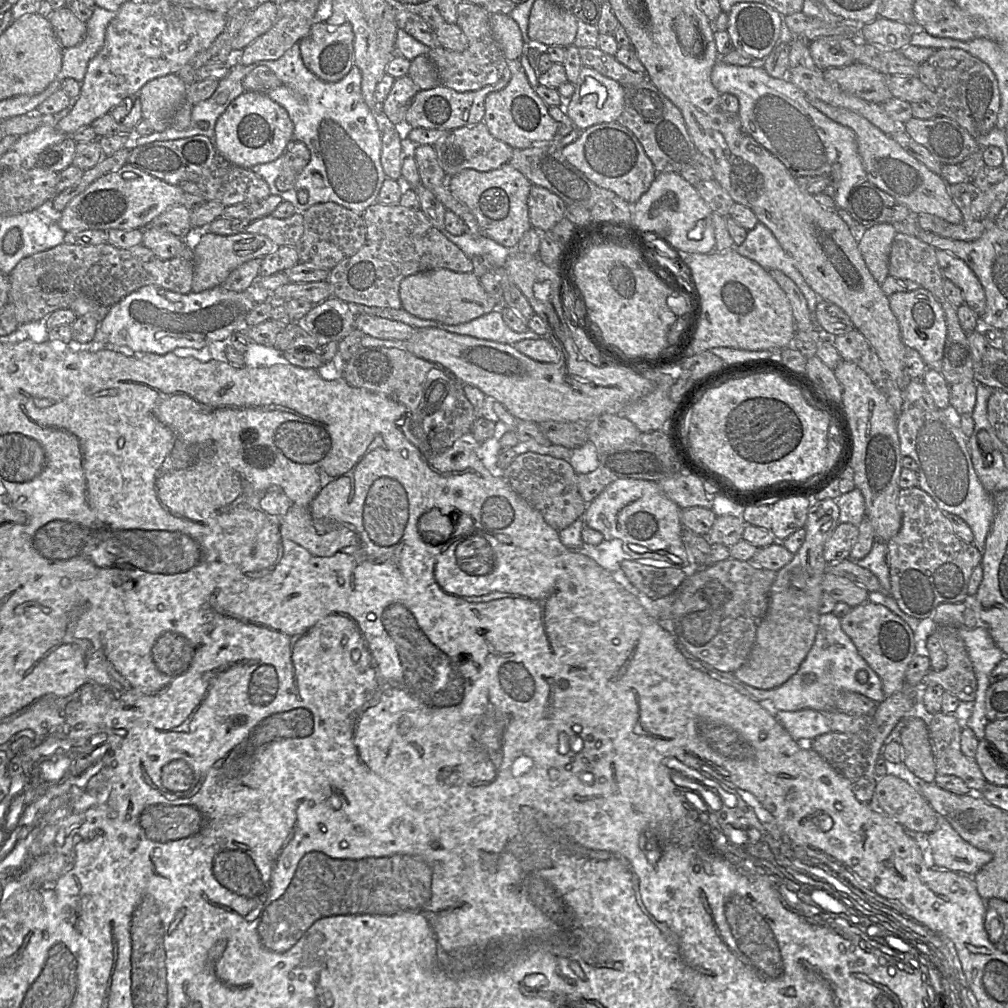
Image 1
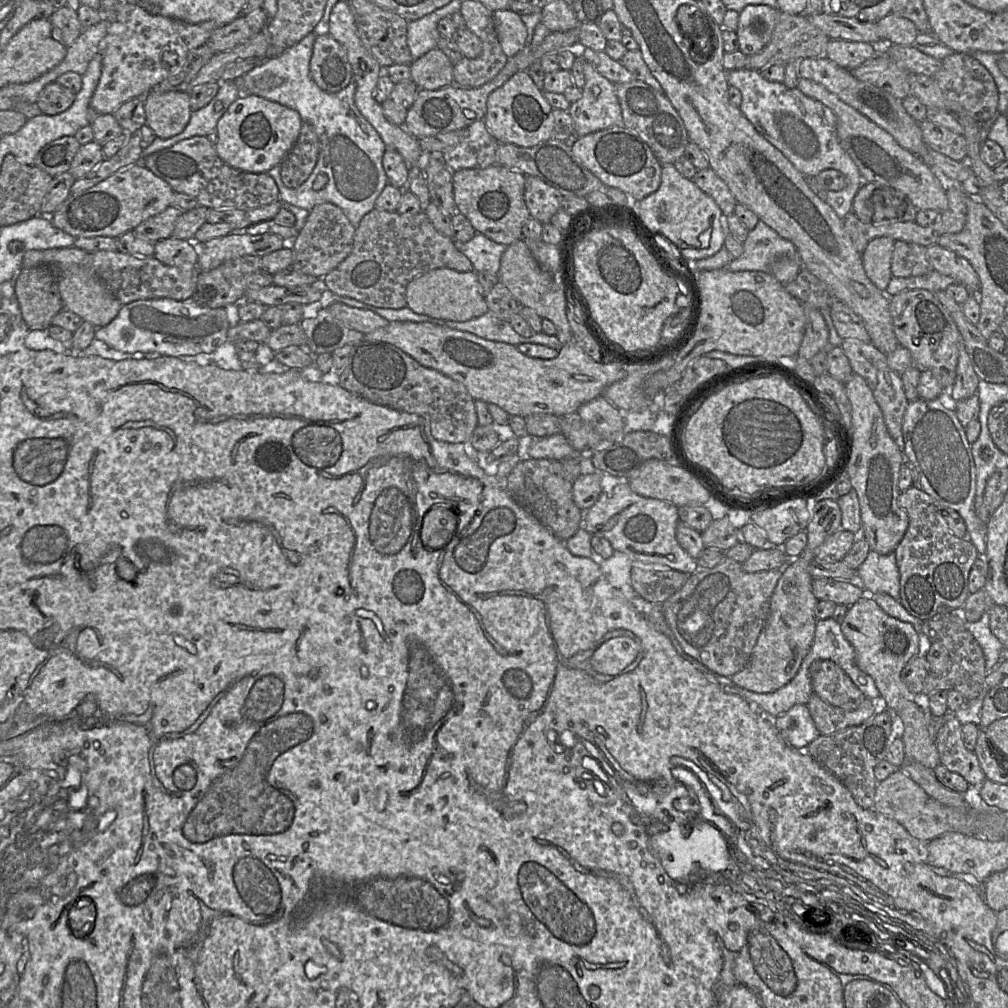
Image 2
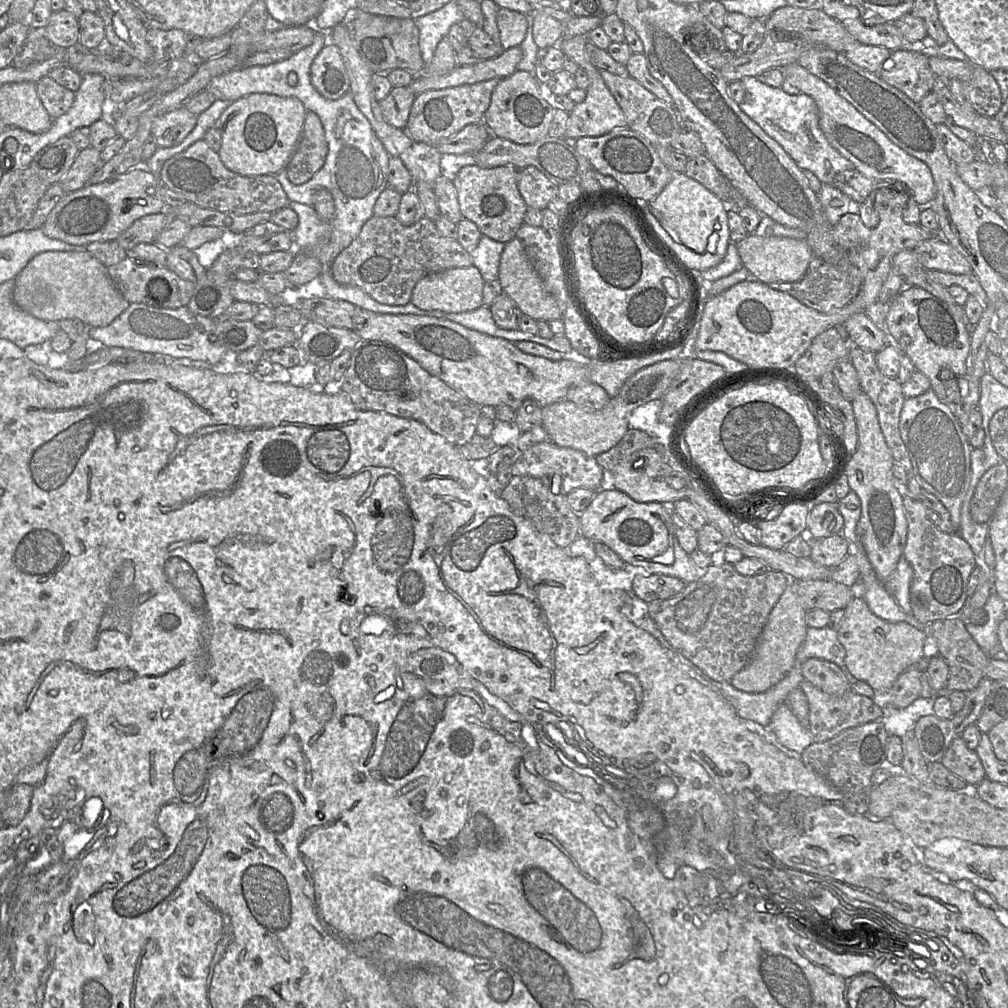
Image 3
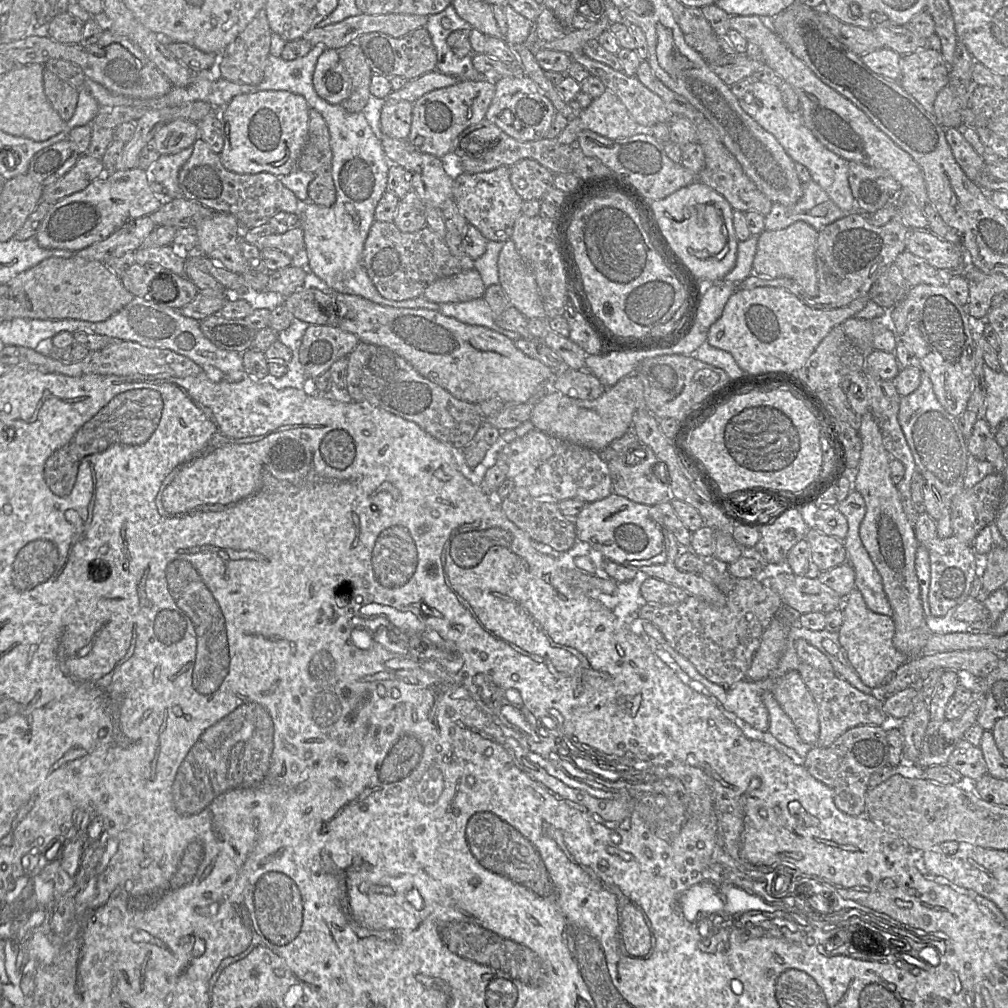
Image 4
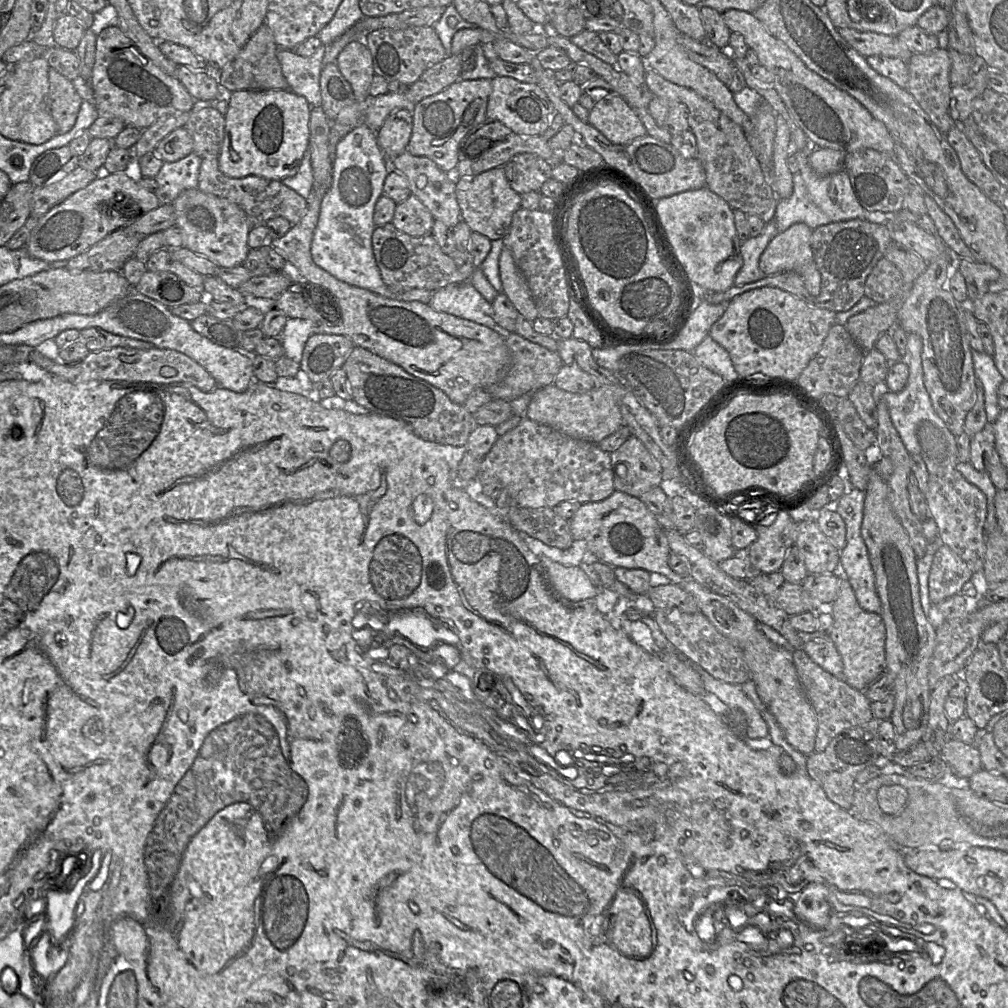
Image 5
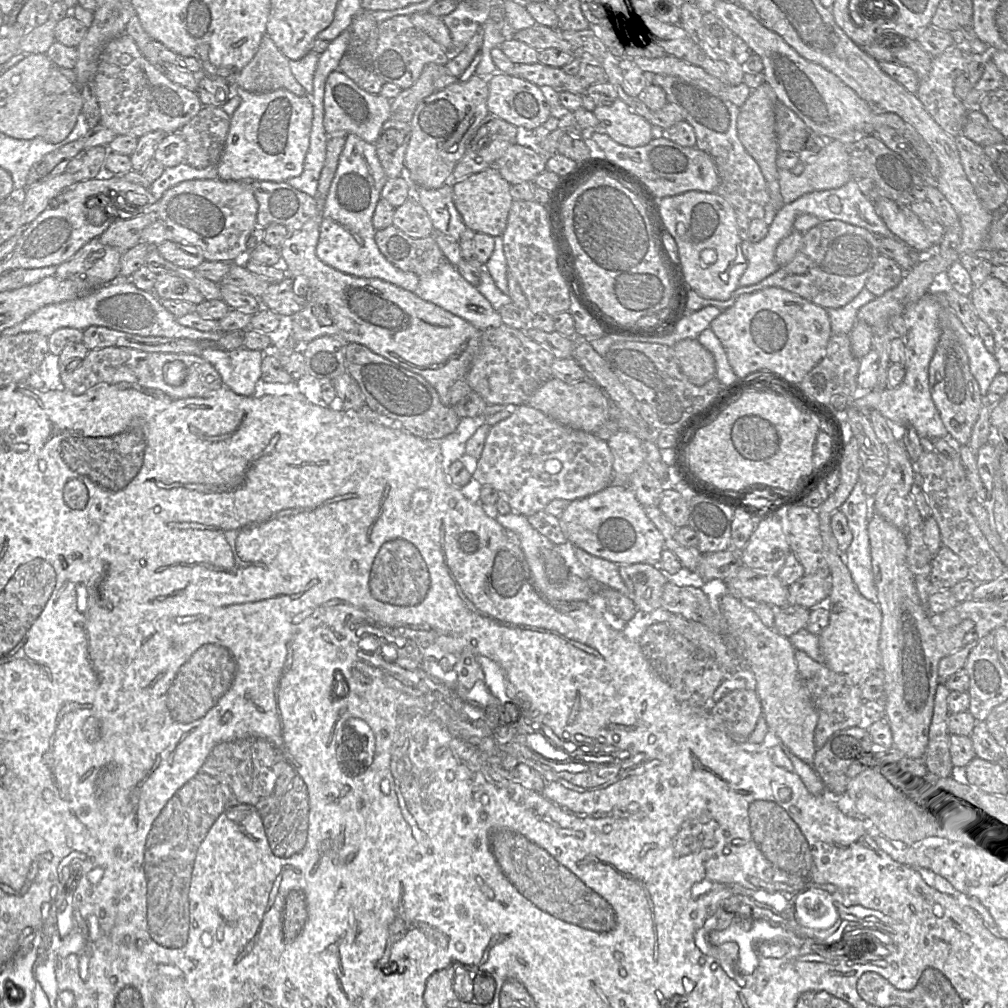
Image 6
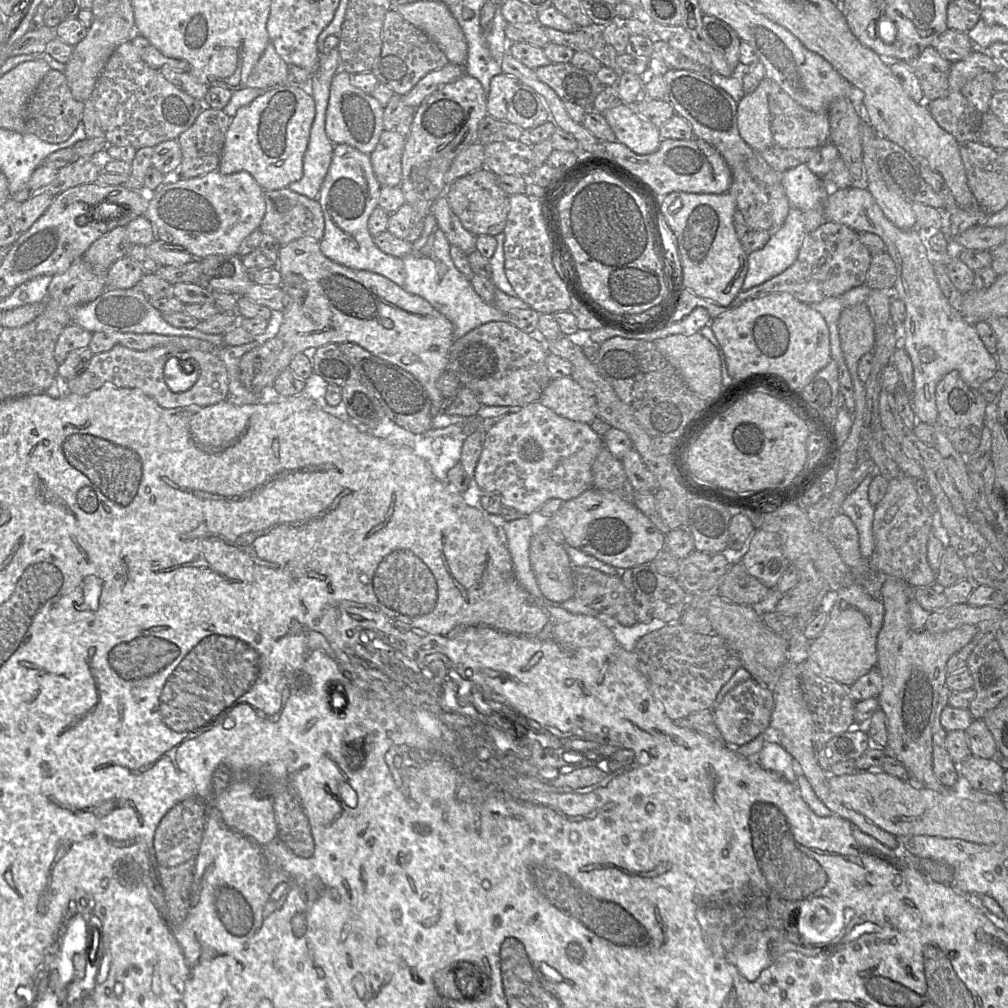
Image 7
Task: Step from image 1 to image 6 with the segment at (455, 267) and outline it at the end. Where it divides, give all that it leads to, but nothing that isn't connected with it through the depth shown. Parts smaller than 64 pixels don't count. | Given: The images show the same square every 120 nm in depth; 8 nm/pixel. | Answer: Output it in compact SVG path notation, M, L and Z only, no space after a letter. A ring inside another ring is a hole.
M390 225L376 230L375 241L393 266L418 277L434 272L447 261L434 236L413 238Z

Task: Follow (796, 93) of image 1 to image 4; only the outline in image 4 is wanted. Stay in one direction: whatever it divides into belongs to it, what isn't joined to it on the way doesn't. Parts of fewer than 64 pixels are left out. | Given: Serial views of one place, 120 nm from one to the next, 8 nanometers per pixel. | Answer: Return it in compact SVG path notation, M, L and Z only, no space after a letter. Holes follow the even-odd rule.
M753 80L746 95L738 100L740 107L776 138L795 163L802 164L808 169L811 179L827 193L835 205L848 214L857 212L857 203L848 181L848 161L827 149L817 140L803 124L800 110L796 112L787 110L778 87ZM755 99L761 102L761 106L755 103Z

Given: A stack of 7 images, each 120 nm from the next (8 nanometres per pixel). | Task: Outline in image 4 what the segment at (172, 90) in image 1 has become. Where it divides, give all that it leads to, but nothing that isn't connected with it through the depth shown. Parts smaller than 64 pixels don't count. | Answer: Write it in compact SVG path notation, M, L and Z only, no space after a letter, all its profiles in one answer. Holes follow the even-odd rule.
M179 118L166 123L153 139L160 154L176 154L193 146L198 138L198 124Z

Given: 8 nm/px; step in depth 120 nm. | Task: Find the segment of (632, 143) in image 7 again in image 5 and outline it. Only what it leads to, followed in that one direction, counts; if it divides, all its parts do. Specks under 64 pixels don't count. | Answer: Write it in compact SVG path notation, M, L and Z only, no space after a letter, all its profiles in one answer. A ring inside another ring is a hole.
M618 94L596 102L589 111L588 123L614 144L627 144L647 135L635 111Z

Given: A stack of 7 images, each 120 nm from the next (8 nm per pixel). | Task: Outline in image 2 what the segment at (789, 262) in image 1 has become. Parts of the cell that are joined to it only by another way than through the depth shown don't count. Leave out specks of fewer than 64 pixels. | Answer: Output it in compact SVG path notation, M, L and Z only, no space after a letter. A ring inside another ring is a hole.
M763 221L748 232L743 244L743 253L732 259L726 268L731 272L764 271L769 273L771 264L782 257L798 258L795 246L779 236Z

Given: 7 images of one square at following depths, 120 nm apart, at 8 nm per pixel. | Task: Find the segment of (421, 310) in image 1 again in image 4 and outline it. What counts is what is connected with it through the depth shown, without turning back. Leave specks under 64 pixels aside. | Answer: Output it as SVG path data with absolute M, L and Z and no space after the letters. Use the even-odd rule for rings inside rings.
M476 269L440 278L428 285L423 297L431 302L459 303L483 297L485 286Z

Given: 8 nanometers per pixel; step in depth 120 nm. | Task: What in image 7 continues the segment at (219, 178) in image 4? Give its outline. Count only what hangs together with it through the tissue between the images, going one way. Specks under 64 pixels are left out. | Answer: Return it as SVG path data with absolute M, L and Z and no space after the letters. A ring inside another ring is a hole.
M285 187L264 191L266 212L260 225L262 233L275 237L281 245L298 239L320 241L324 235L325 221L317 199L310 199Z

